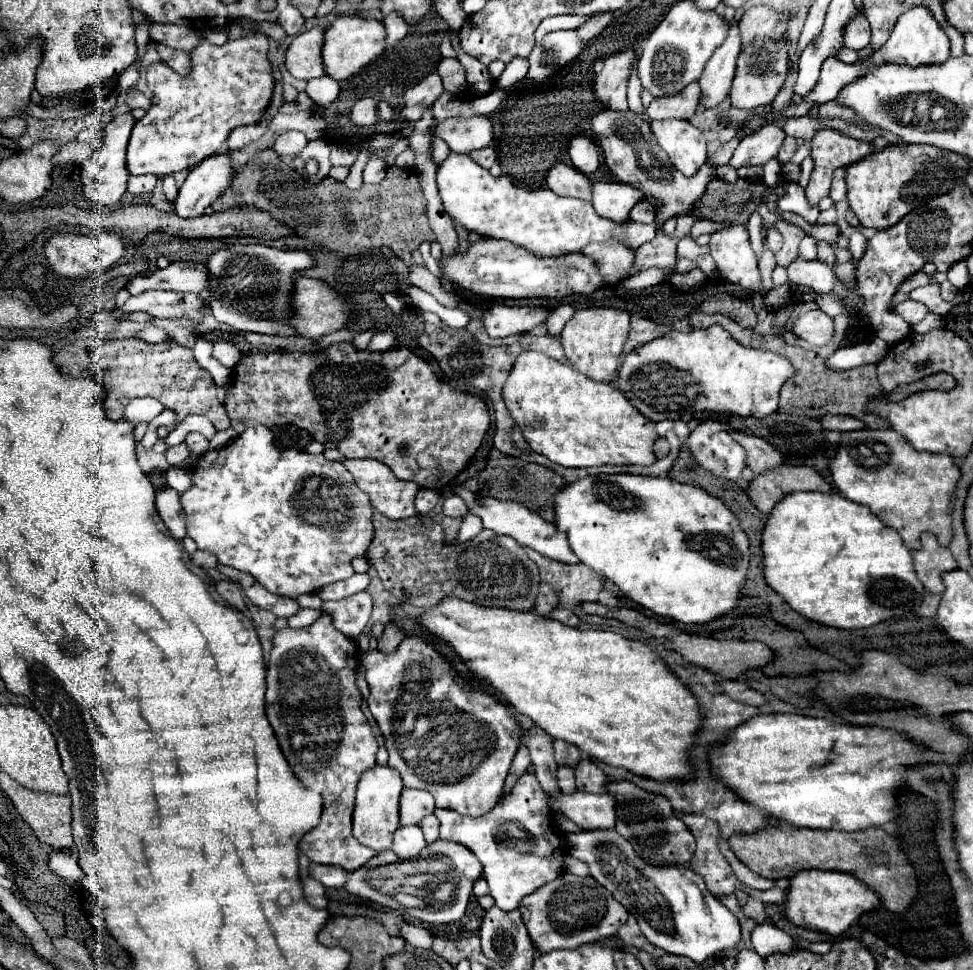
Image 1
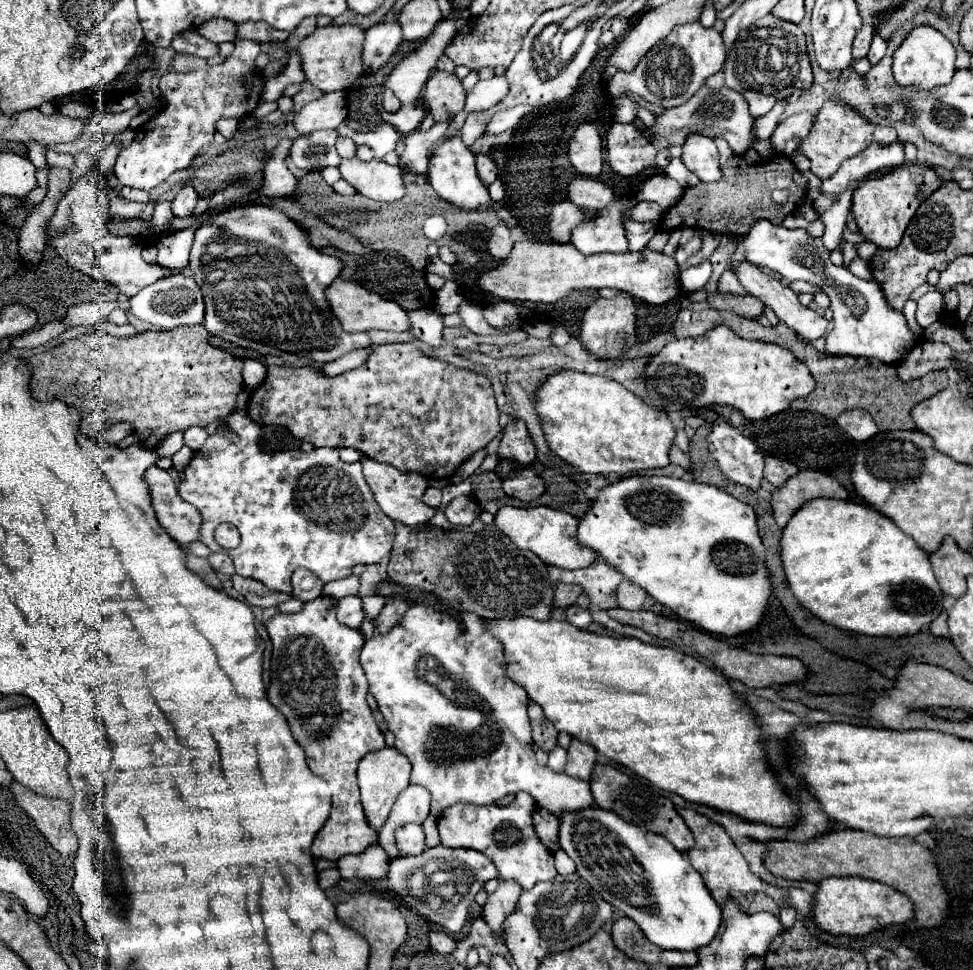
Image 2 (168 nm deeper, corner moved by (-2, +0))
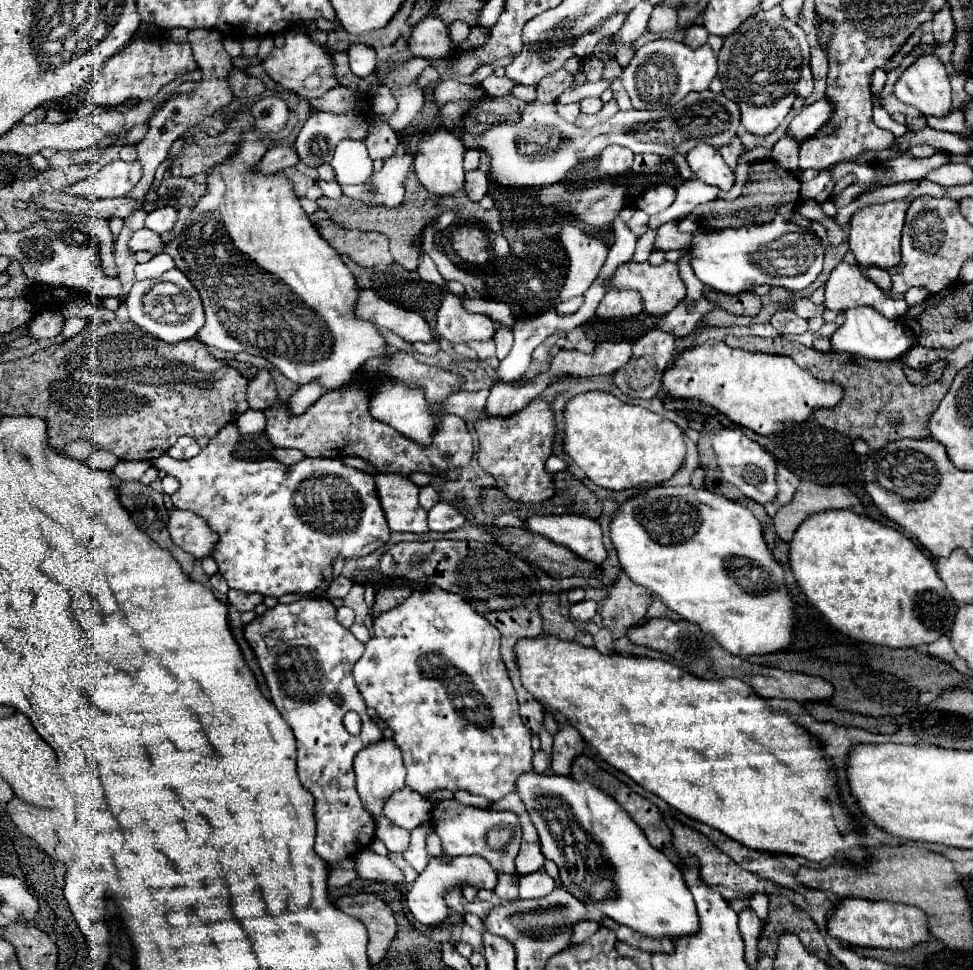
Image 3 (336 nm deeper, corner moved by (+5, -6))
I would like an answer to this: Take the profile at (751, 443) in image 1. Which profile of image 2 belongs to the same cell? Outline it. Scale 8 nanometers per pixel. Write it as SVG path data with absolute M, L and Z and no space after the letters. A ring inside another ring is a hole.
M766 457L766 479L774 487L782 487L790 477L798 473L798 467L780 457Z

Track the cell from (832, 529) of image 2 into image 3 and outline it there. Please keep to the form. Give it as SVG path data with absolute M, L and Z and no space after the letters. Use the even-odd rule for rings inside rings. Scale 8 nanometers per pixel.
M849 509L845 511L819 511L817 515L805 519L805 523L801 523L801 527L797 527L797 535L793 535L793 539L789 541L789 565L791 571L795 575L795 581L799 585L799 589L807 595L809 603L823 613L823 617L843 635L855 639L855 641L863 641L863 643L871 643L871 645L885 645L885 647L893 647L893 649L901 649L901 647L915 647L915 645L923 645L923 643L931 643L937 637L941 637L943 633L947 633L953 625L953 615L957 611L957 605L953 607L953 597L949 595L949 591L945 589L943 581L939 579L933 561L911 541L907 539L903 533L899 533L897 529L891 529L887 525L881 525L879 521L873 521L869 517L857 515Z

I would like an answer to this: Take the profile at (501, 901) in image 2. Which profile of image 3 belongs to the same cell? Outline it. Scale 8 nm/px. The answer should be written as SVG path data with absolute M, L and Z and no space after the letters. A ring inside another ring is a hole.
M501 873L497 887L493 889L493 893L505 901L515 901L519 899L519 883L517 883L517 875L507 875Z

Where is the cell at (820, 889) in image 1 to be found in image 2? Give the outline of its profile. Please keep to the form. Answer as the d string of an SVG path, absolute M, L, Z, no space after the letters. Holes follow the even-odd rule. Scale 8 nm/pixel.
M830 877L828 881L818 883L818 891L814 895L814 921L832 935L864 937L872 931L902 925L910 919L914 919L912 901L884 883L864 881L860 877Z

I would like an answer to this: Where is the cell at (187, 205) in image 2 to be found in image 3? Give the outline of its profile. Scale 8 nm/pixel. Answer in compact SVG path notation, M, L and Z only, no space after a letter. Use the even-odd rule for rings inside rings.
M167 205L167 207L159 207L155 211L151 211L147 215L147 221L145 221L145 227L155 231L155 233L165 233L165 231L171 231L173 225L177 223L179 219L179 211L173 207L173 205Z

